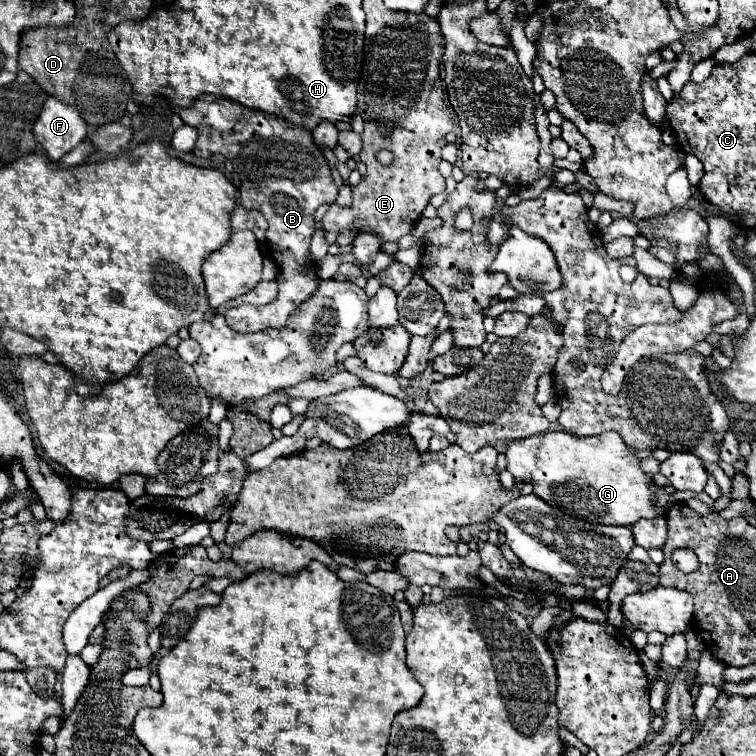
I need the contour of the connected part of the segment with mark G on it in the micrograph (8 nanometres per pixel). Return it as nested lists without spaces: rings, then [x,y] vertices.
[[[568,432],[534,434],[508,442],[504,454],[508,460],[506,470],[510,470],[518,482],[530,482],[538,498],[570,516],[594,524],[630,526],[640,518],[660,516],[674,504],[674,498],[662,488],[656,492],[656,504],[650,500],[652,478],[640,470],[640,460],[616,432],[602,432],[590,438]]]

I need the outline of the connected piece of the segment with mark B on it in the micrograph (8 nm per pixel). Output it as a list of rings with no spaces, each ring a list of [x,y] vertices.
[[[202,94],[188,108],[172,106],[172,110],[184,120],[184,124],[200,130],[194,146],[196,156],[208,158],[212,154],[224,154],[228,160],[236,162],[236,172],[242,182],[240,204],[244,208],[260,210],[268,220],[266,240],[270,244],[272,258],[280,268],[276,278],[280,292],[278,300],[262,308],[230,308],[226,312],[226,322],[238,332],[258,332],[284,326],[294,306],[298,306],[300,300],[306,300],[320,282],[310,260],[310,238],[314,234],[316,208],[320,204],[332,204],[338,196],[338,186],[332,180],[328,160],[316,146],[308,128],[290,124],[288,120],[268,112],[246,108],[232,100]]]

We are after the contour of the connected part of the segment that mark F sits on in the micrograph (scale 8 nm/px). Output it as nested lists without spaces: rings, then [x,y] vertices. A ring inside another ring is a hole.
[[[48,96],[32,130],[38,146],[52,160],[60,160],[88,136],[88,122],[78,108]]]

